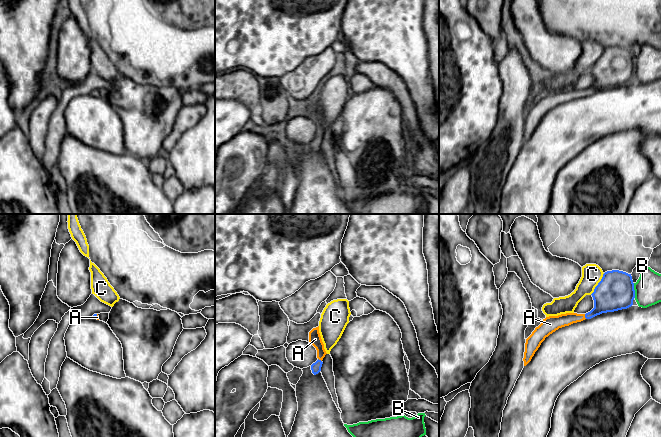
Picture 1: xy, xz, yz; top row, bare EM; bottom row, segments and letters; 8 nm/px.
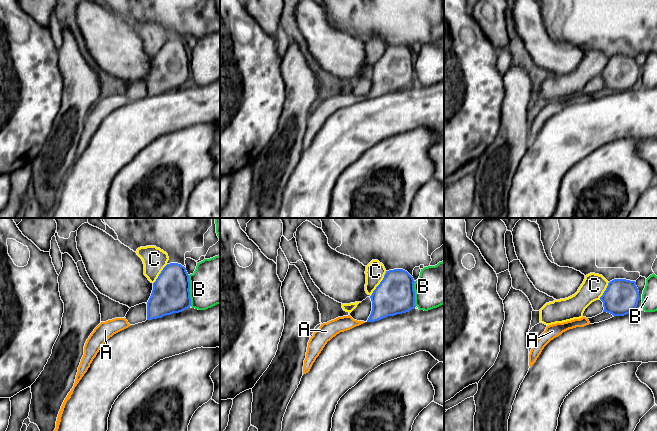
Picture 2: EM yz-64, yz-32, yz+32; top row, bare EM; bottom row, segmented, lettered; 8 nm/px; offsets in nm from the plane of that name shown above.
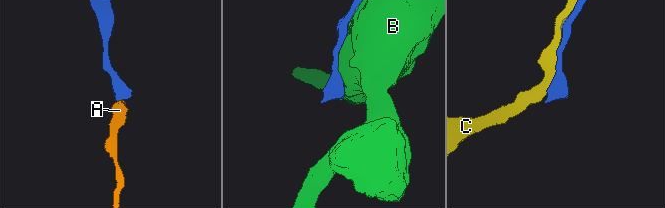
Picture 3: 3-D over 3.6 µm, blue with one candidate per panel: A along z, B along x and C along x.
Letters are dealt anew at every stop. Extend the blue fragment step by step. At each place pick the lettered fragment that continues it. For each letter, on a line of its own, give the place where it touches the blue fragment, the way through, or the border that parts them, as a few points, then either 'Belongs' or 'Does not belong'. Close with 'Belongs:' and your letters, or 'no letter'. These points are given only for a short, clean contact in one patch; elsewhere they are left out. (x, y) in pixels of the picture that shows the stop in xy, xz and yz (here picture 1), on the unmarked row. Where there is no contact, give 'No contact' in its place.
A: Touches blue at yz (585, 92). Path across: yz (609, 72), (591, 90), (585, 92), (572, 93), (555, 98). Belongs
B: Touches blue at yz (634, 66). Does not belong
C: Touches blue at yz (598, 60). Does not belong
Belongs: A

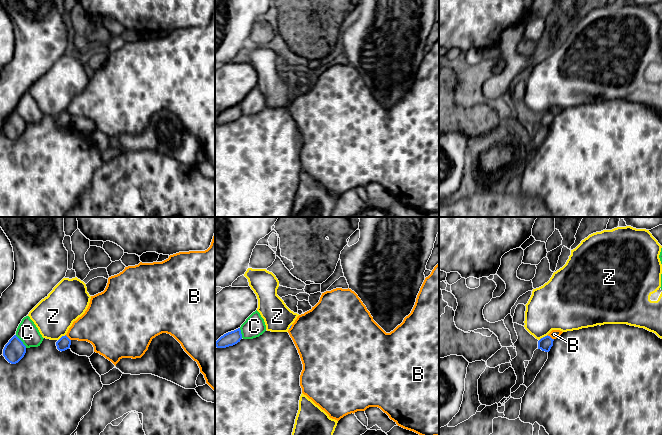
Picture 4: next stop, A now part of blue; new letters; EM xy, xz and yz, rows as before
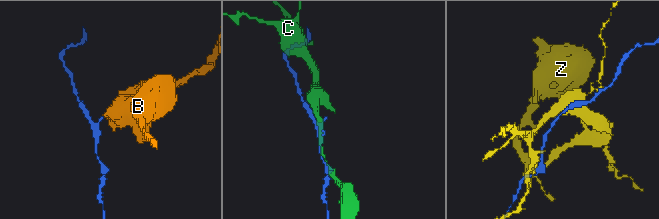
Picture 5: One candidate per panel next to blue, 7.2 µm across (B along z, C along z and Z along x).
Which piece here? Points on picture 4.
B: Touches blue at yz (549, 112). Boundary: yz (547, 111), (553, 115). Does not belong
C: Touches blue at xy (21, 117). Does not belong
Z: Touches blue at yz (543, 113). Boundary: yz (547, 110), (539, 116). Does not belong
Belongs: no letter

